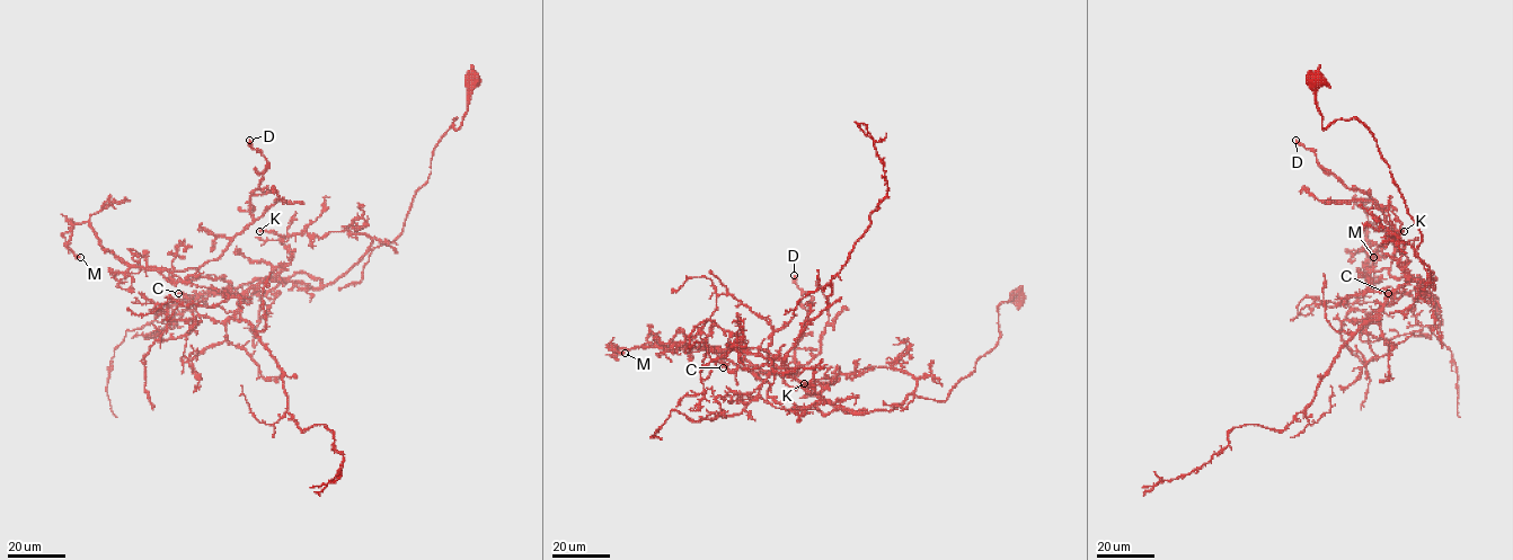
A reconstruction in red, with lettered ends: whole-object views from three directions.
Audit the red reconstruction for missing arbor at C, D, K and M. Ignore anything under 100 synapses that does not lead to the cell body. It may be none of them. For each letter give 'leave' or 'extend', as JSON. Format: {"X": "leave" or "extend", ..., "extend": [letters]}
{"C": "leave", "D": "leave", "K": "leave", "M": "leave", "extend": []}

